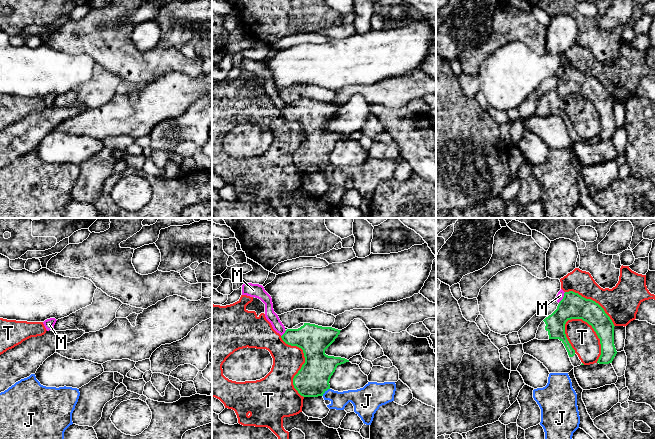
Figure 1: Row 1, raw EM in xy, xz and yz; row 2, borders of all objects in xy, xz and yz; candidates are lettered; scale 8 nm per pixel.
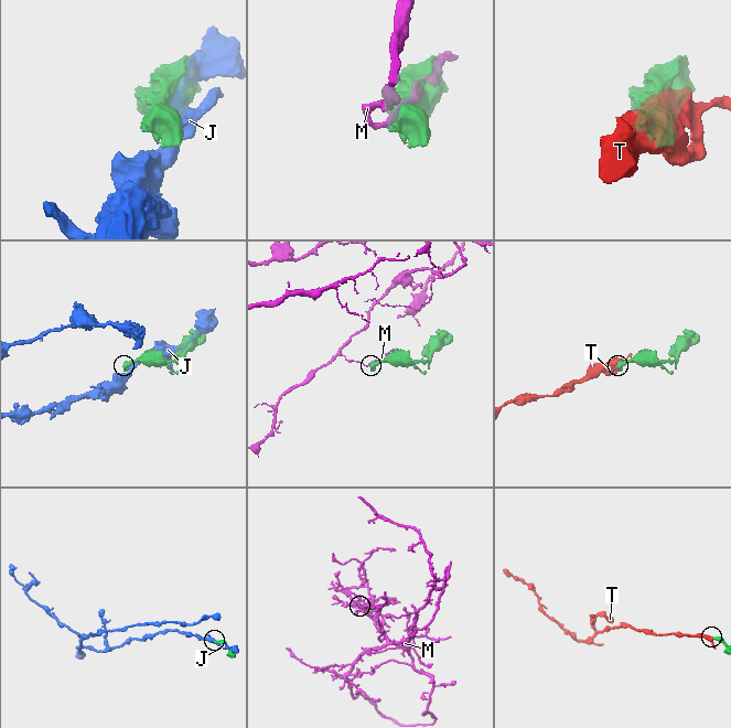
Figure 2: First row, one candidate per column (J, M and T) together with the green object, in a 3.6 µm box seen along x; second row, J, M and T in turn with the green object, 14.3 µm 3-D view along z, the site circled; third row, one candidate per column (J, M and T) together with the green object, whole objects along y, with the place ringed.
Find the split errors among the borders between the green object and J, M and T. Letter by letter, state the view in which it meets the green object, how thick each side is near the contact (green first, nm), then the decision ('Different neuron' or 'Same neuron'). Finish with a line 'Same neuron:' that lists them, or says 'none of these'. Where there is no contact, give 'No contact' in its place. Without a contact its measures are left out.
J: Touches green in xz. Thickness 280 nm (green) against 140 nm. Different neuron
M: Touches green in yz. Thickness 200 nm (green) against 60 nm. Different neuron
T: Touches green in yz. Thickness 180 nm (green) against 220 nm. Different neuron
Same neuron: none of these

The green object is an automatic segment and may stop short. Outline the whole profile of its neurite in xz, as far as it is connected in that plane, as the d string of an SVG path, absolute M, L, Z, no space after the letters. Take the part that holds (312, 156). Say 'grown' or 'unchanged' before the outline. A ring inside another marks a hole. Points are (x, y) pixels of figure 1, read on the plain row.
grown; M300 99L292 105L285 103L285 106L281 112L282 116L288 121L301 124L305 133L305 139L293 154L294 164L303 173L323 172L330 165L329 157L337 142L349 138L345 134L325 130L325 126L335 117L341 106L310 99Z

